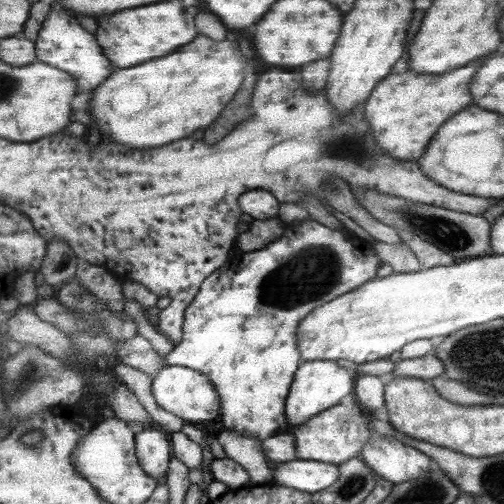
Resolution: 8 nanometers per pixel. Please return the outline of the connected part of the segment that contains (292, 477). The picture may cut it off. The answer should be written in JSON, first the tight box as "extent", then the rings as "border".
{"extent":[272,459,339,495],"border":[[[294,459],[278,464],[276,469],[272,470],[272,474],[274,475],[273,484],[306,491],[311,495],[334,485],[339,477],[338,465],[310,459]]]}

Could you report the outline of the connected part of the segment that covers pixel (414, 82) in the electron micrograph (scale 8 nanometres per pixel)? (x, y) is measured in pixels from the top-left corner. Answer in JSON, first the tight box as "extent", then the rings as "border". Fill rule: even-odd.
{"extent":[366,62,482,160],"border":[[[482,62],[466,66],[466,70],[454,70],[452,74],[418,74],[404,72],[389,74],[383,78],[366,101],[366,120],[374,132],[374,138],[382,150],[402,160],[418,160],[436,130],[450,118],[472,104],[468,82]]]}

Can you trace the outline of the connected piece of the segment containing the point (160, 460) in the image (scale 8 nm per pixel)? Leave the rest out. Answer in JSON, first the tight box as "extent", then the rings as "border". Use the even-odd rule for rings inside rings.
{"extent":[137,428,172,479],"border":[[[142,428],[137,434],[137,453],[141,466],[150,477],[162,479],[172,458],[170,440],[156,428]]]}

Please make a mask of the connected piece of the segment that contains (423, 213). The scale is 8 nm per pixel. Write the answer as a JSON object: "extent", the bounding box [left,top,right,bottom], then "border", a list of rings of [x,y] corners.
{"extent":[355,189,490,263],"border":[[[370,189],[356,191],[355,198],[368,214],[376,220],[398,230],[410,230],[412,234],[434,244],[436,248],[453,256],[455,263],[465,262],[474,256],[486,256],[490,252],[490,224],[482,216],[462,214],[446,207],[437,207],[429,204],[408,201],[396,195],[388,195]]]}

